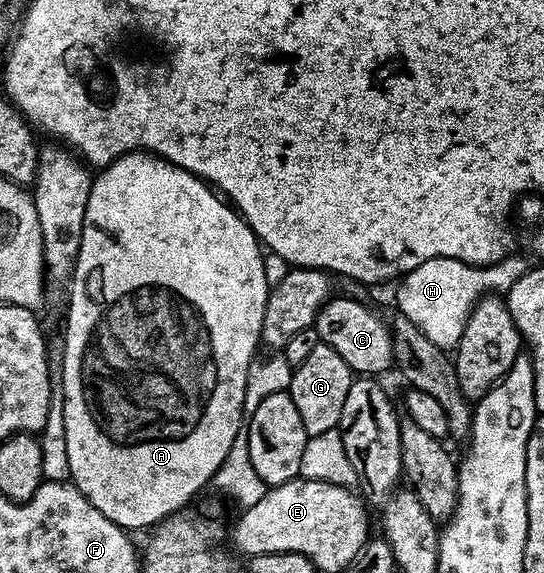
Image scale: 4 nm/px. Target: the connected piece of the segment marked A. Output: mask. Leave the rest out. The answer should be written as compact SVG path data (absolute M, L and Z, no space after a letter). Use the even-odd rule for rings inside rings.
M126 152L92 179L89 206L85 206L81 250L75 259L75 272L69 285L71 301L67 304L61 381L65 426L61 429L61 436L63 448L67 451L67 468L71 471L70 483L119 528L147 530L160 524L165 517L188 507L191 499L206 484L208 487L214 481L215 472L221 462L225 462L225 454L229 454L229 446L233 446L237 434L244 427L243 403L247 375L257 356L255 347L258 349L261 344L259 335L269 291L263 265L264 255L254 230L230 203L220 199L198 176L161 156L150 152Z

